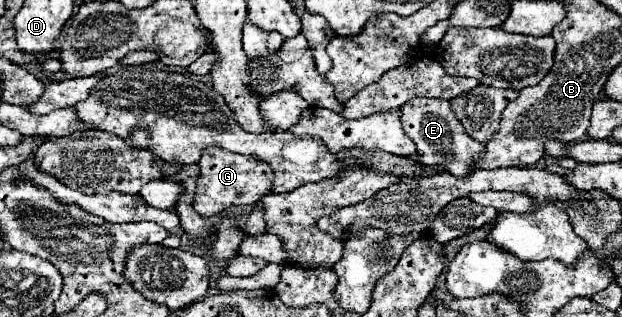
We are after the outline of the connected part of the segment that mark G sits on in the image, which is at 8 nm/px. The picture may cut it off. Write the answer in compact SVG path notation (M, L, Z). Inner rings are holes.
M204 149L198 165L202 173L198 177L198 189L194 193L194 209L202 217L214 217L234 205L256 205L260 197L270 193L272 169L266 161L260 161L256 157L244 157L224 149Z

